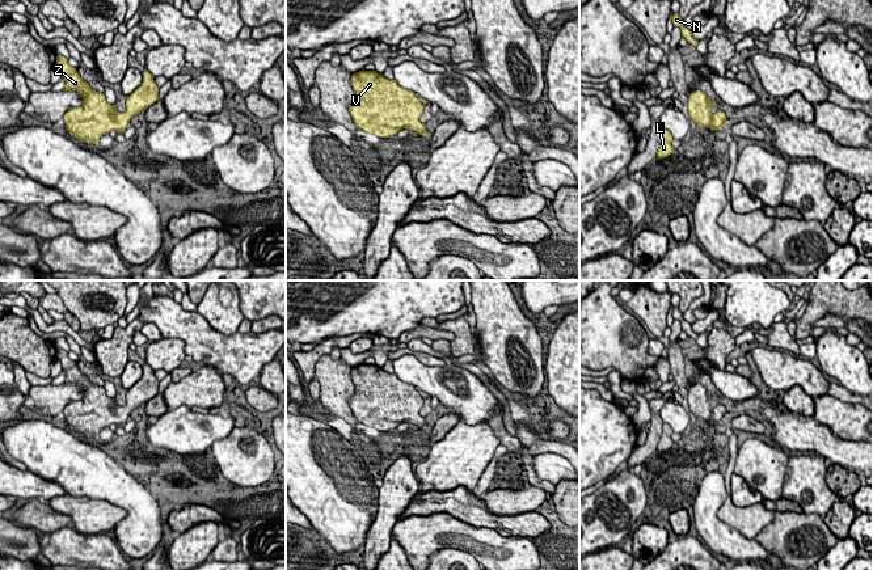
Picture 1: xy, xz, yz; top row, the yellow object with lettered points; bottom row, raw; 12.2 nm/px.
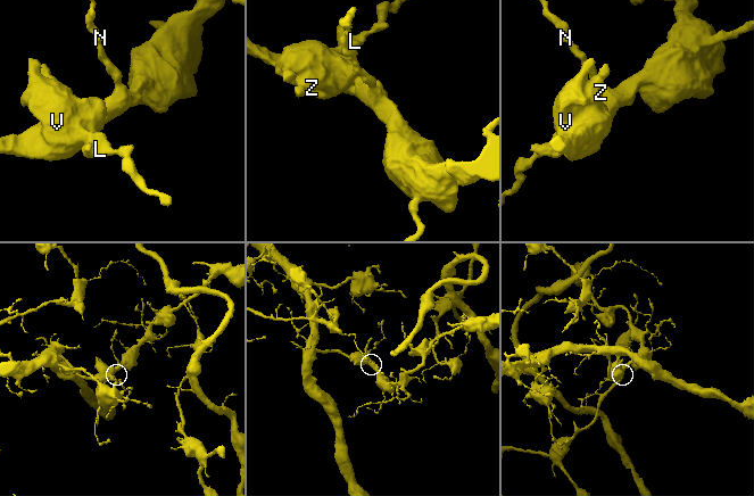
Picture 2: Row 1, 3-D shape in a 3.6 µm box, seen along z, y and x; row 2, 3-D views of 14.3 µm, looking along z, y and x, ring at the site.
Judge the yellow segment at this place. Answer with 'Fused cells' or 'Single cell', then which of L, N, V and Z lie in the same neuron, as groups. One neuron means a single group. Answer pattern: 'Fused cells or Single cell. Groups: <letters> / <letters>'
Single cell. Groups: L N V Z

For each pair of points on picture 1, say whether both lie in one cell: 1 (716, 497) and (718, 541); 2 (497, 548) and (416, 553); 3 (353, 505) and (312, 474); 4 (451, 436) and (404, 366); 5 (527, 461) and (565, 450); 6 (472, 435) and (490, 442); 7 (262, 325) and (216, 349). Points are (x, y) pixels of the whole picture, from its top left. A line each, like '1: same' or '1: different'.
1: same
2: same
3: same
4: different
5: different
6: same
7: different

